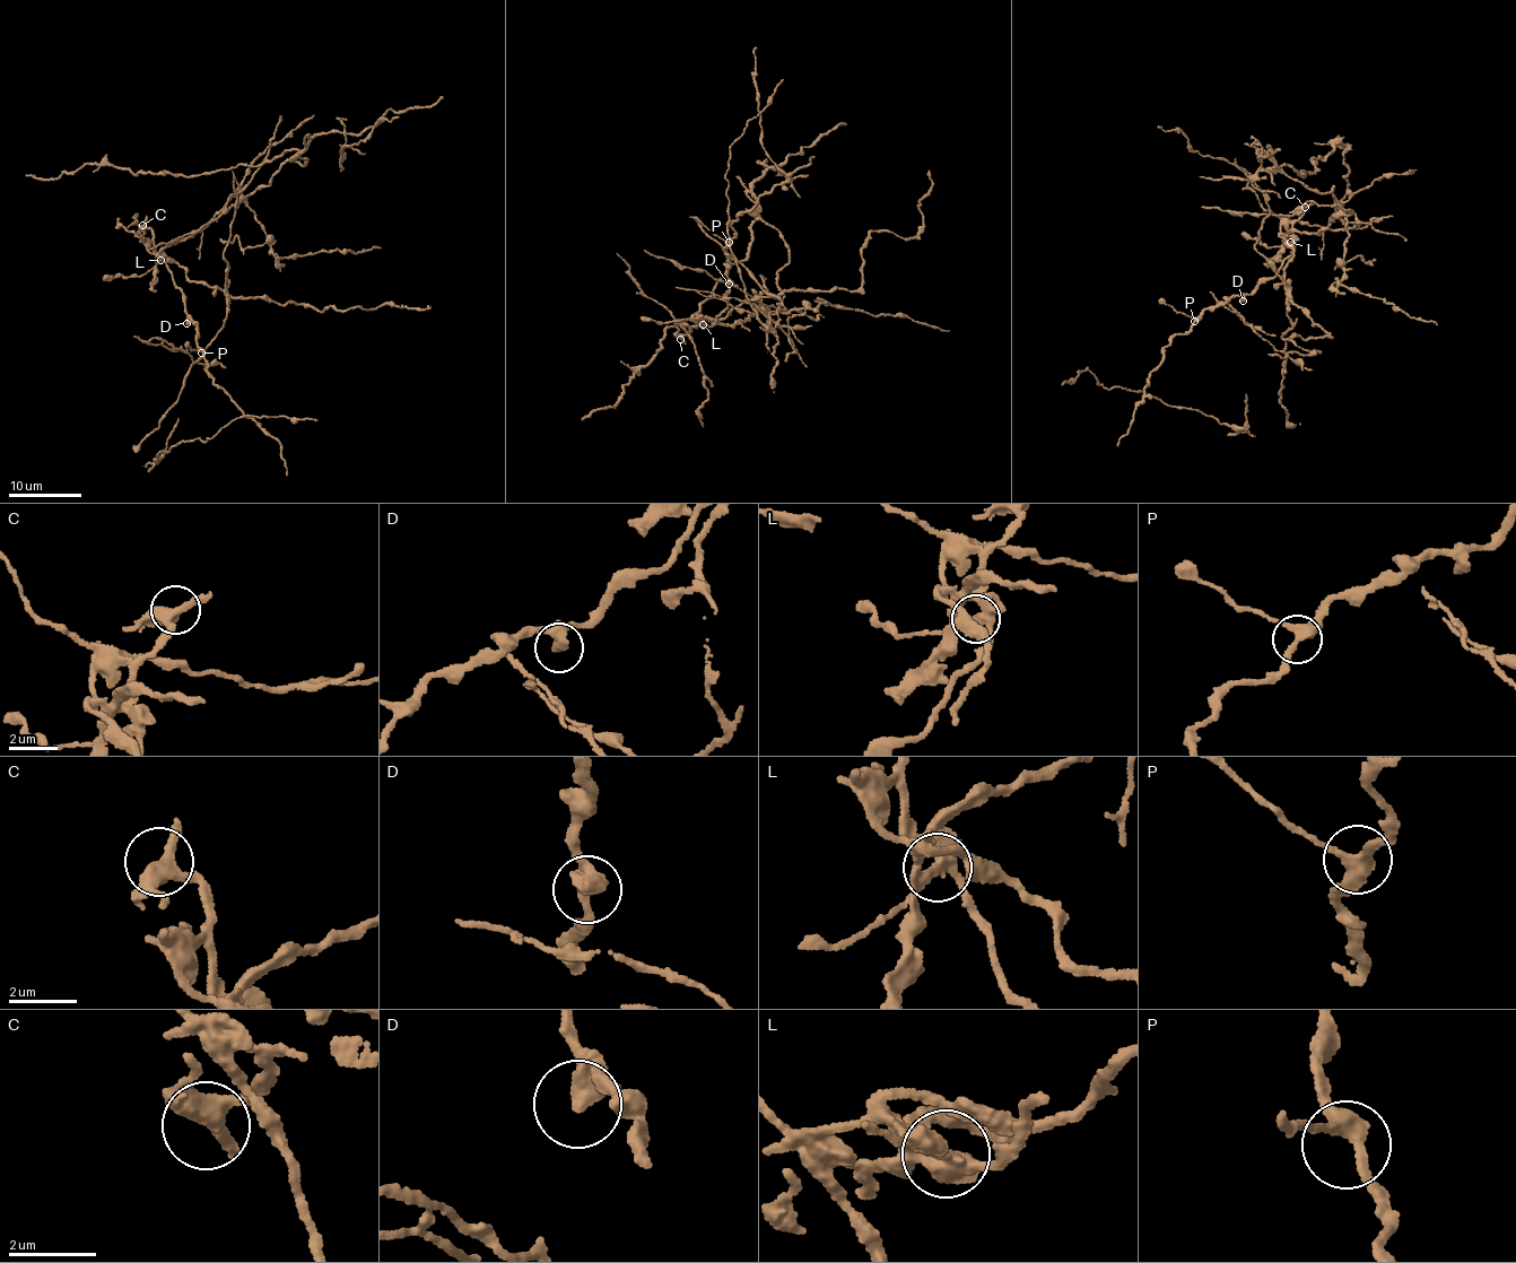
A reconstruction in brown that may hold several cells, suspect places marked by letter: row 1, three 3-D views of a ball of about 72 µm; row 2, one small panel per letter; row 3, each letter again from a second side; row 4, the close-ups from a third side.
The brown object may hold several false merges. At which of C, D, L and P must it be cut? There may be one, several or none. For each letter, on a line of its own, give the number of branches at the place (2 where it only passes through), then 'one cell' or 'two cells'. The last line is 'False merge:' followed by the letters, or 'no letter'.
C: 3 branches meet; one cell
D: 3 branches meet; one cell
L: 3 branches meet; two cells
P: 3 branches meet; one cell
False merge: L

